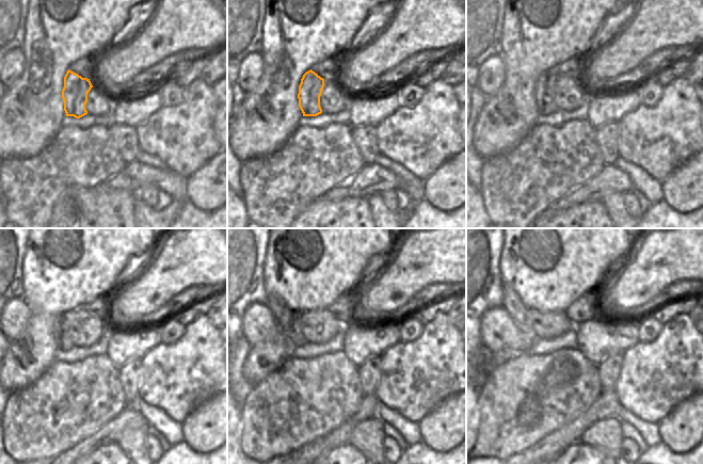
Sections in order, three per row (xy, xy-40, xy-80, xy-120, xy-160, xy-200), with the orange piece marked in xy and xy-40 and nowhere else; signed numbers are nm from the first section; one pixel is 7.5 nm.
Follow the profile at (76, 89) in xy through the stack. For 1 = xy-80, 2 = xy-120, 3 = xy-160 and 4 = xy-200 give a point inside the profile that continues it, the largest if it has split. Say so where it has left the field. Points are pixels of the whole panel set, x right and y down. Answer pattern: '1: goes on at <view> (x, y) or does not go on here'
1: goes on at xy-80 (545, 106)
2: goes on at xy-120 (64, 342)
3: goes on at xy-160 (287, 320)
4: goes on at xy-200 (517, 310)

